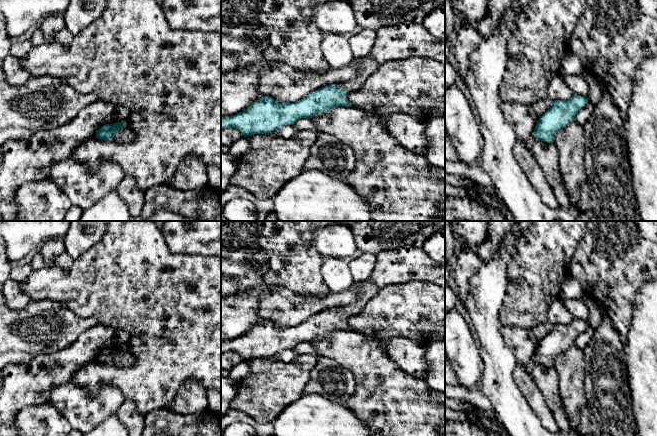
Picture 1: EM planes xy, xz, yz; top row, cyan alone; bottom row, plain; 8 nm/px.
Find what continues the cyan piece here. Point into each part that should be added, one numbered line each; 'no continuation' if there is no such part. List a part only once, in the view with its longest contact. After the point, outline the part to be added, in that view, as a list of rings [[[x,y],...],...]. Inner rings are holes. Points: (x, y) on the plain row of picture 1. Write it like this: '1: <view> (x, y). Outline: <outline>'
1: xy (124, 360). Outline: [[[128,349],[125,352],[120,353],[110,366],[115,368],[128,368],[134,364],[134,356],[132,356]]]

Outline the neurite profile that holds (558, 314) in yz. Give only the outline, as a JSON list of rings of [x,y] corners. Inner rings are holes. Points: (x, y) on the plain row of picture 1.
[[[561,296],[552,304],[547,314],[547,321],[554,325],[569,324],[574,319],[574,316],[564,305],[562,298]]]

